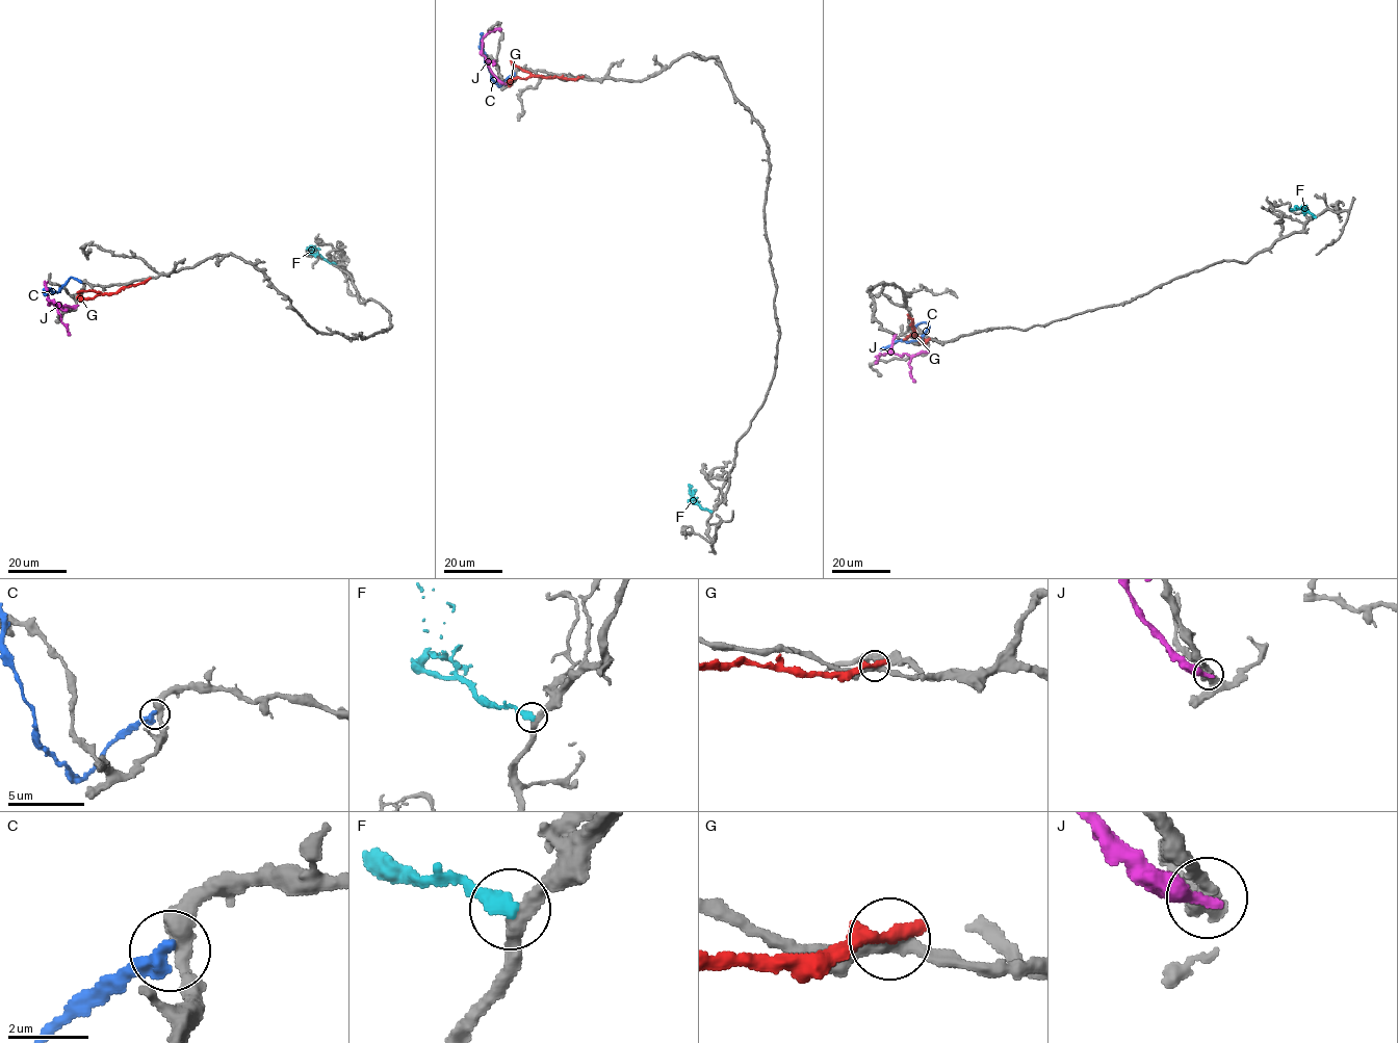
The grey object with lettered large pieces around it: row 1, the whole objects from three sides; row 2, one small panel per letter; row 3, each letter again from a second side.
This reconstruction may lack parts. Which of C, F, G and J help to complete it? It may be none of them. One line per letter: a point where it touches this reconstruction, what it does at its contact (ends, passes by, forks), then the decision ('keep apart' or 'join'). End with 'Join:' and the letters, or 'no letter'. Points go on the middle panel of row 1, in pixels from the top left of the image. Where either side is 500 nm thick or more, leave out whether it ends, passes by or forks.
C: meets grey at (514, 74); it ends there; keep apart
F: meets grey at (710, 512); it ends there; keep apart
G: meets grey at (580, 77); it ends there; keep apart
J: meets grey at (505, 83); it ends there; keep apart
Join: no letter

